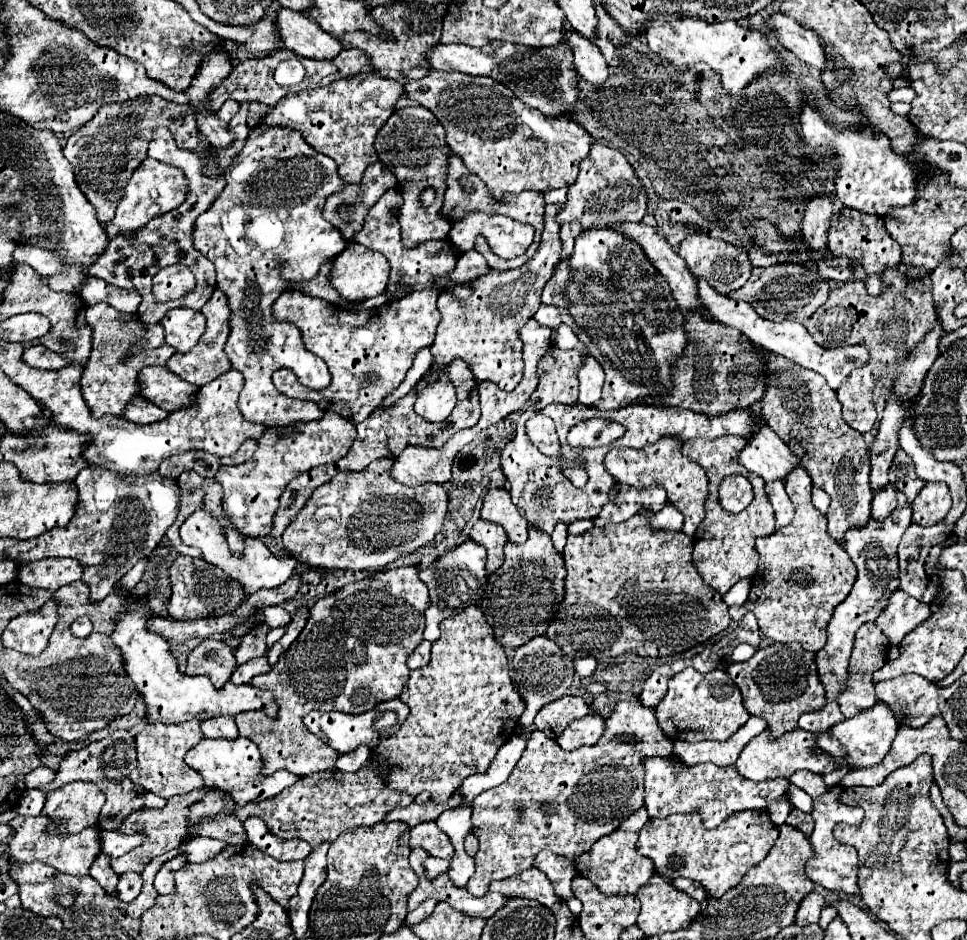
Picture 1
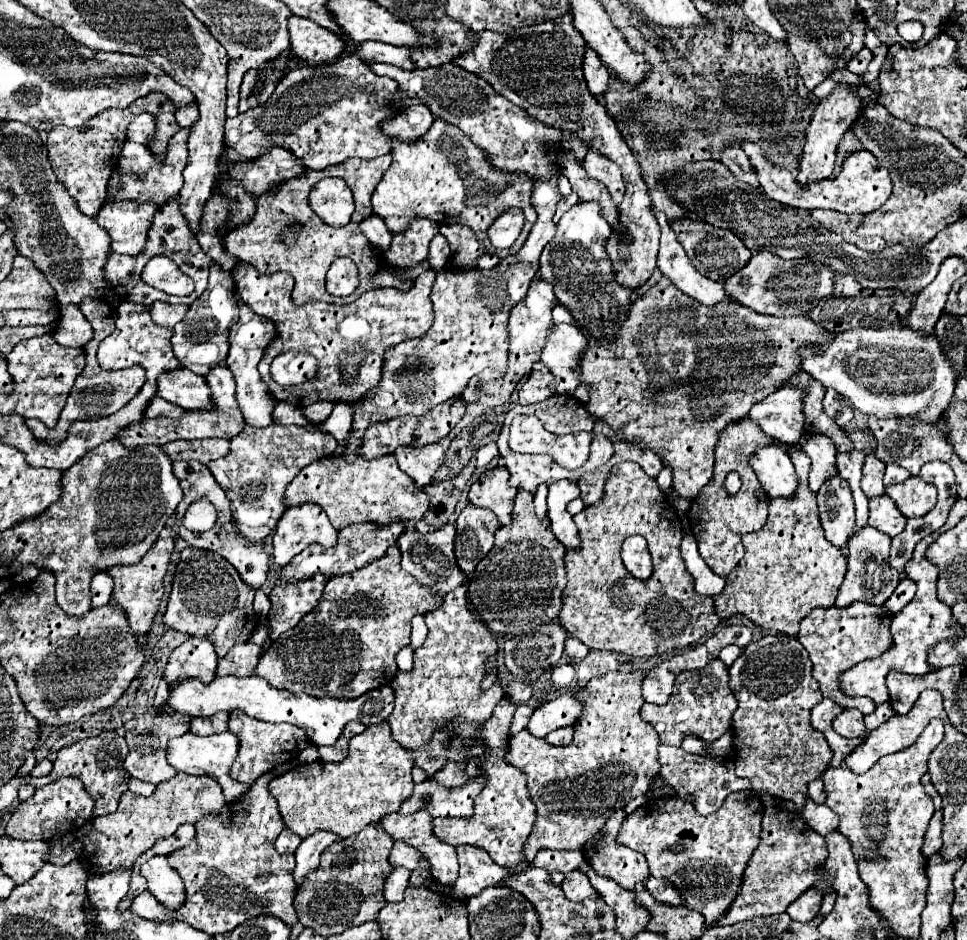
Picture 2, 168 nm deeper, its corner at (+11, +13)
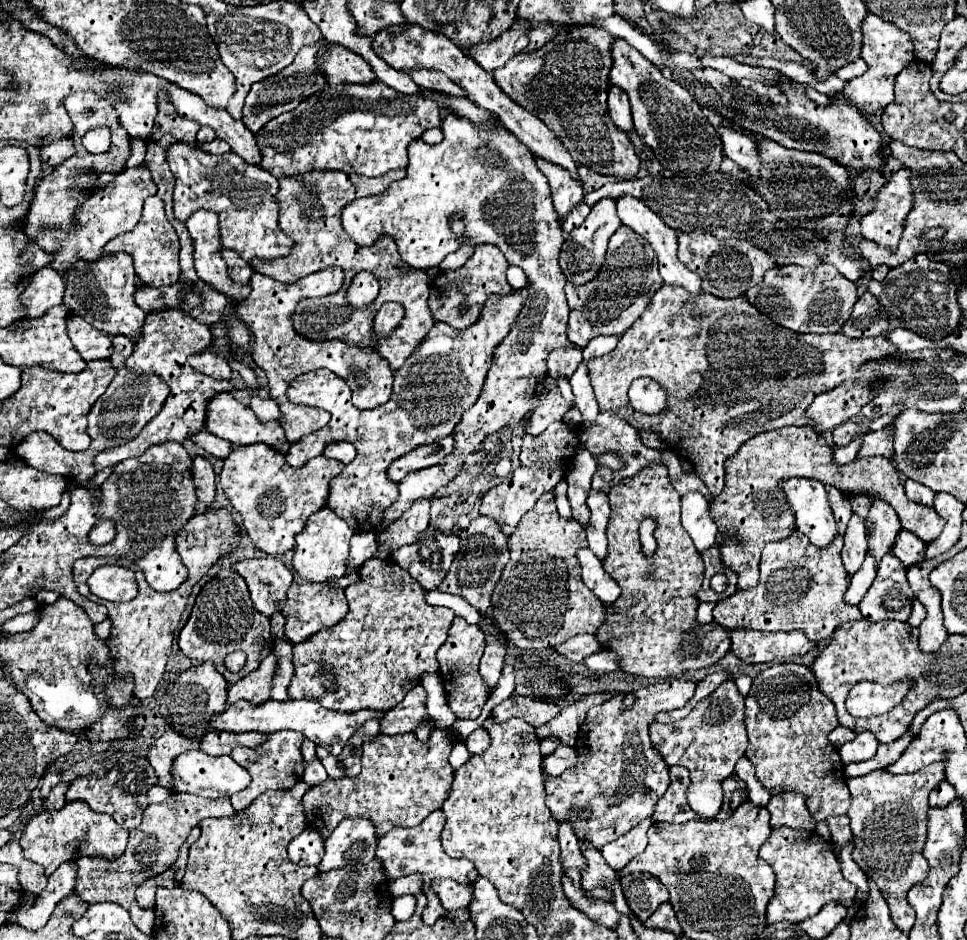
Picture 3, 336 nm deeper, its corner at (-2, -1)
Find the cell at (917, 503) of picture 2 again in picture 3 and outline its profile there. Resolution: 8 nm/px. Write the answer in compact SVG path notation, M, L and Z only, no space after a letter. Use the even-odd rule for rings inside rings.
M782 427L748 439L736 455L726 461L726 487L710 503L710 517L720 533L734 531L734 535L730 533L730 537L724 537L720 543L720 555L724 567L730 567L738 575L738 589L752 589L758 585L762 547L770 541L786 539L786 535L796 529L786 499L782 491L778 491L778 483L788 477L812 477L824 485L838 487L846 495L866 491L872 497L886 499L898 513L902 527L912 531L924 543L930 543L940 535L946 521L934 511L934 507L914 503L904 495L899 472L886 457L856 459L844 467L832 465L830 457L832 449L826 445L824 437L806 431L806 427Z

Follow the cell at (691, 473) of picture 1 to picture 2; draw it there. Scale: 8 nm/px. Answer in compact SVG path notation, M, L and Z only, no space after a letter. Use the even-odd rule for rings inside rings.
M661 277L651 289L647 289L641 297L637 297L637 301L631 305L629 309L629 317L623 321L621 329L619 329L619 337L615 337L613 341L595 341L585 355L581 357L581 385L589 385L589 403L587 403L587 411L591 411L595 417L607 421L623 441L629 443L639 443L647 449L653 449L665 463L669 463L673 467L673 489L677 493L681 493L681 497L693 501L697 497L697 493L711 481L713 477L713 465L715 465L715 457L713 457L713 449L717 445L717 437L721 433L721 429L725 429L725 425L731 425L733 421L741 421L745 417L745 413L749 413L751 405L755 405L757 401L763 401L769 393L781 389L785 385L785 381L791 379L793 373L797 373L801 369L801 361L797 361L797 349L801 345L829 345L829 341L833 341L833 331L823 329L821 325L813 323L809 317L771 317L771 315L759 315L749 307L743 307L741 303L737 303L735 299L731 303L725 305L697 305L697 301L693 301L691 297L685 297L685 293L681 293L667 277Z

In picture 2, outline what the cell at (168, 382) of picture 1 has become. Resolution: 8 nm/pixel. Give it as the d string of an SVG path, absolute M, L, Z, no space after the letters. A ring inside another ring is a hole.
M189 369L167 371L159 377L159 397L183 409L213 409L213 397L205 377Z

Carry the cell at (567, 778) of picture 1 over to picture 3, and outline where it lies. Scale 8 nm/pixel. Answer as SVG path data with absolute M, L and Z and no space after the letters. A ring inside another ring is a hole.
M672 679L672 681L640 687L638 691L634 691L636 701L628 709L622 709L626 693L616 693L608 701L604 701L588 711L588 715L578 731L576 767L564 771L560 777L550 777L544 773L546 807L550 809L550 813L554 815L554 819L558 823L570 823L574 827L580 843L590 843L594 849L602 849L606 843L628 833L642 819L652 817L654 805L670 787L670 775L668 775L668 765L664 763L662 755L652 747L648 727L650 727L650 723L654 723L654 717L658 713L682 707L694 695L694 687L696 687L696 681Z

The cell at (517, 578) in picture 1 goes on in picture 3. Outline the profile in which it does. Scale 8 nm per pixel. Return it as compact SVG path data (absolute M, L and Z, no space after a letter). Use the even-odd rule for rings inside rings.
M546 493L538 499L536 507L530 509L518 523L518 529L508 537L510 561L506 563L502 577L492 593L492 619L498 629L506 635L510 643L520 649L554 649L556 645L568 641L580 633L594 633L598 625L604 623L604 609L596 595L584 585L580 577L580 565L576 559L576 549L586 547L586 531L578 521L562 519L554 505L554 495Z

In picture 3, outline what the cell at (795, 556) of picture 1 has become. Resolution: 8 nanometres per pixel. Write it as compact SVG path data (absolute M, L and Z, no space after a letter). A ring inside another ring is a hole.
M826 487L828 503L832 507L834 521L838 525L838 535L826 547L816 547L802 535L794 531L790 537L778 543L768 543L762 549L760 559L760 583L754 589L736 591L728 599L714 607L714 621L726 631L732 629L756 629L756 631L802 631L810 641L818 643L832 635L834 627L846 621L856 621L862 617L856 605L844 601L844 593L850 585L850 575L842 565L840 551L844 545L844 531L852 515L850 501L836 487Z

